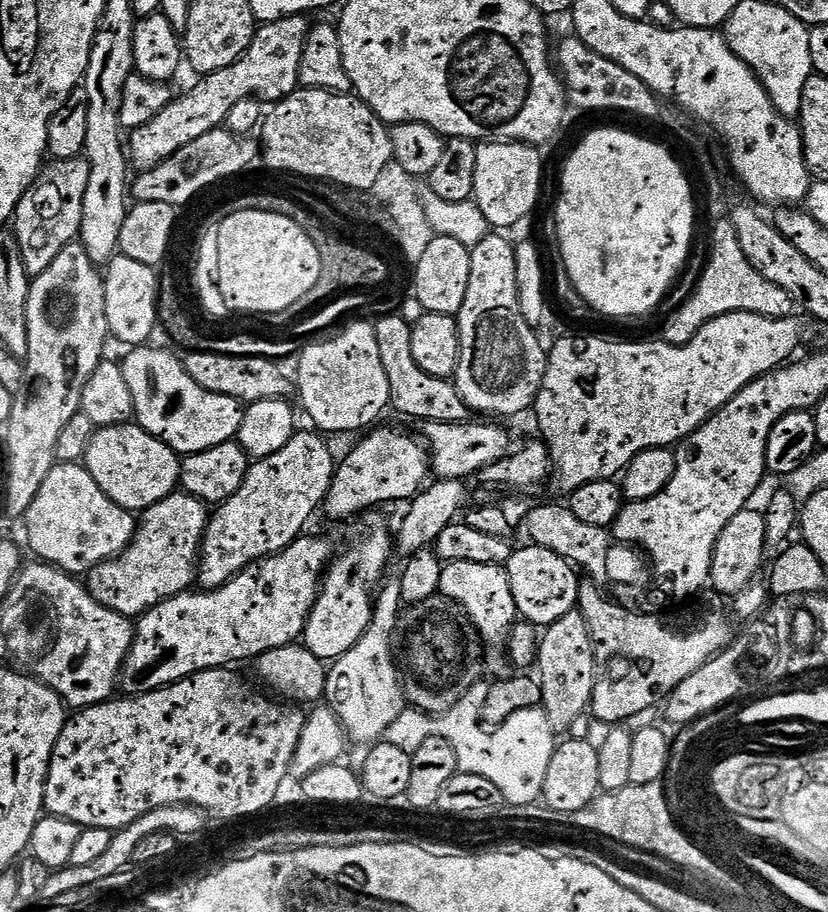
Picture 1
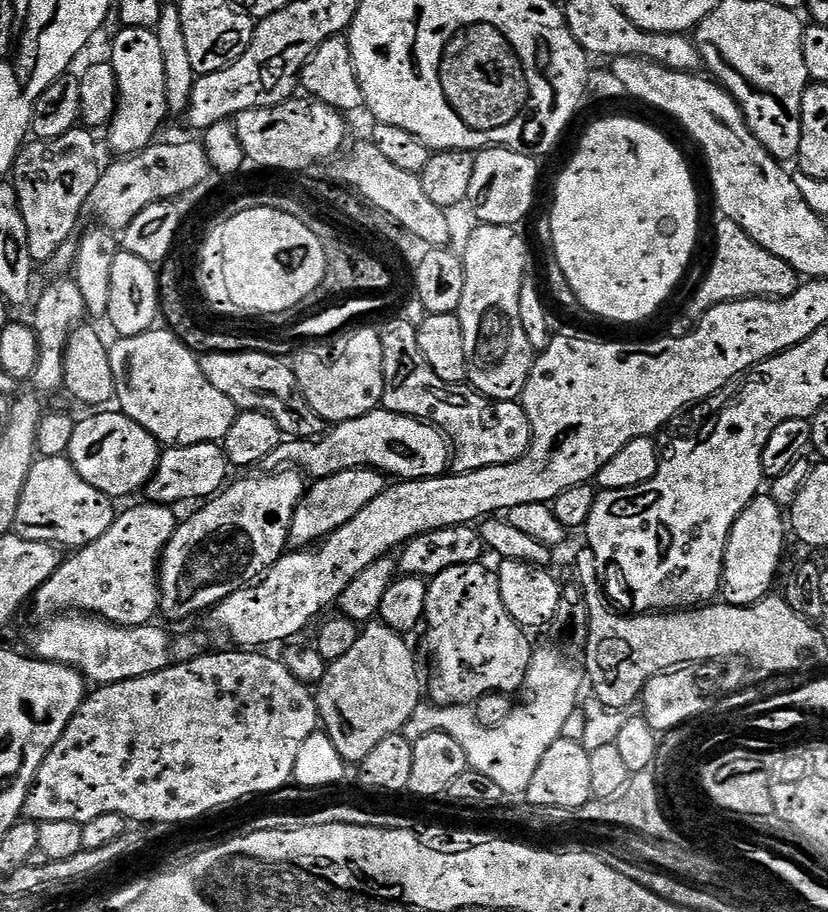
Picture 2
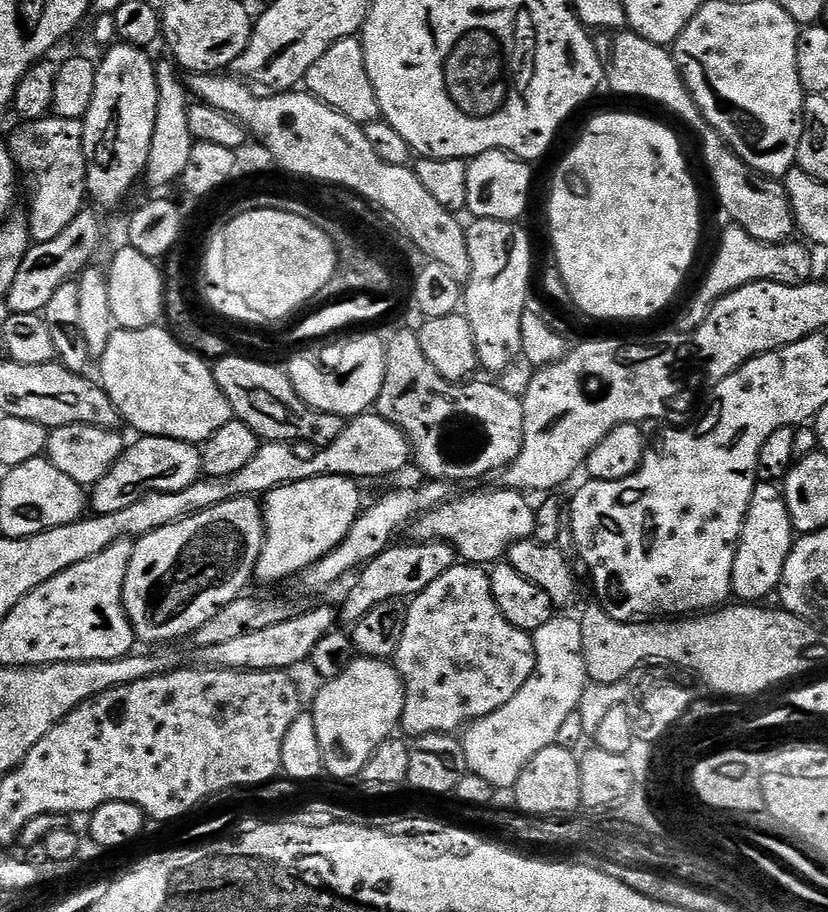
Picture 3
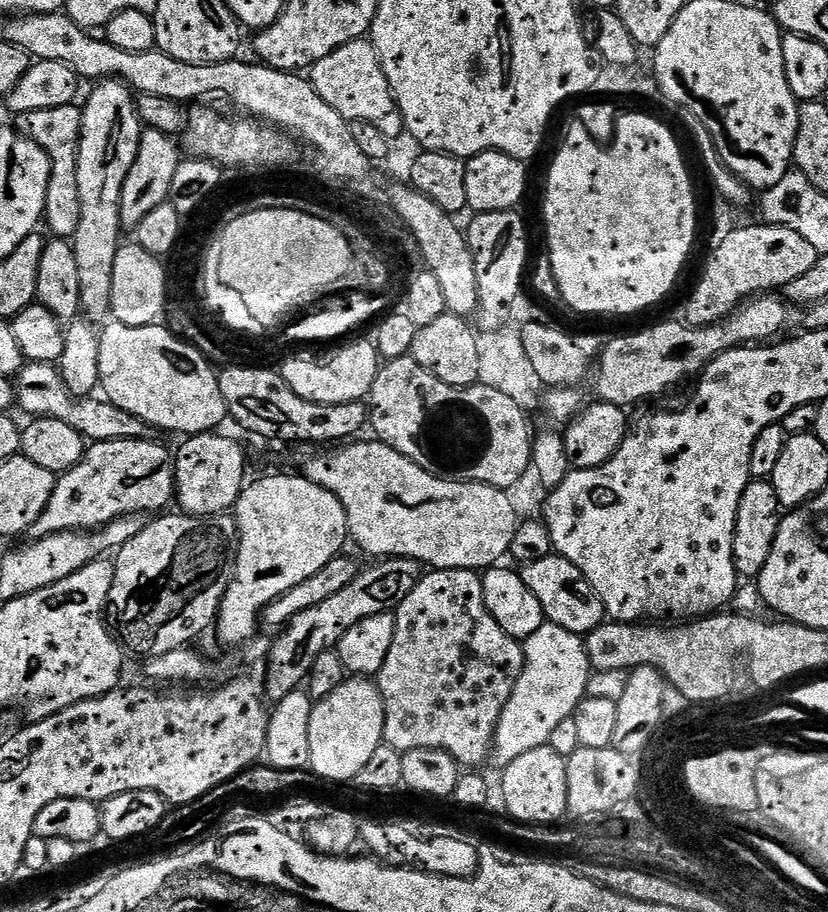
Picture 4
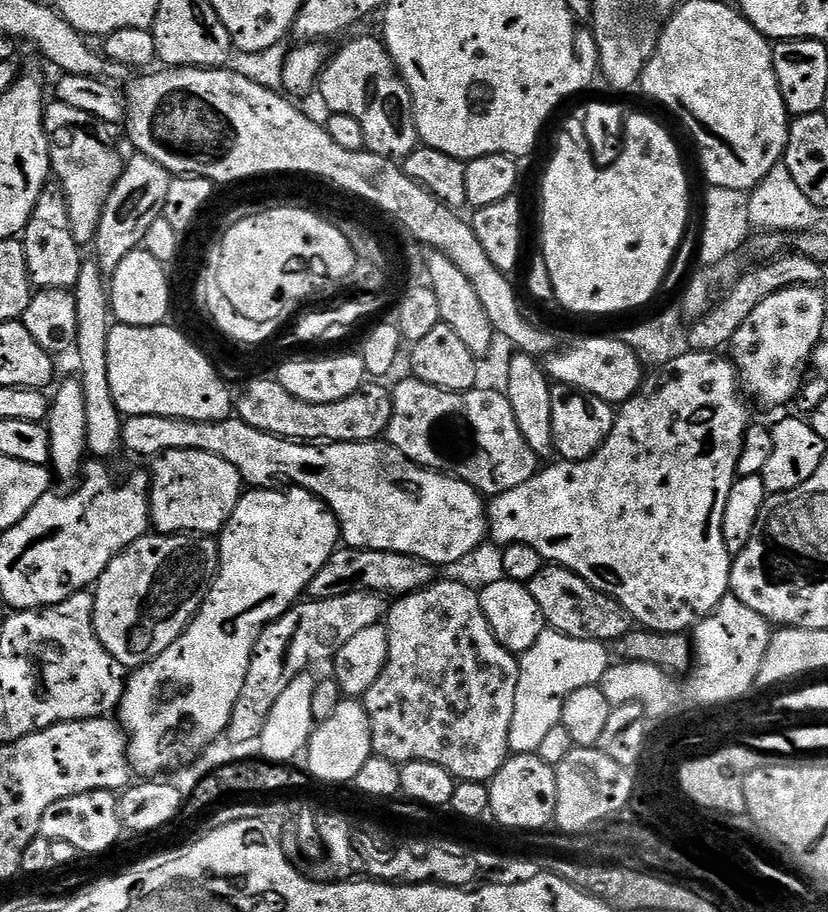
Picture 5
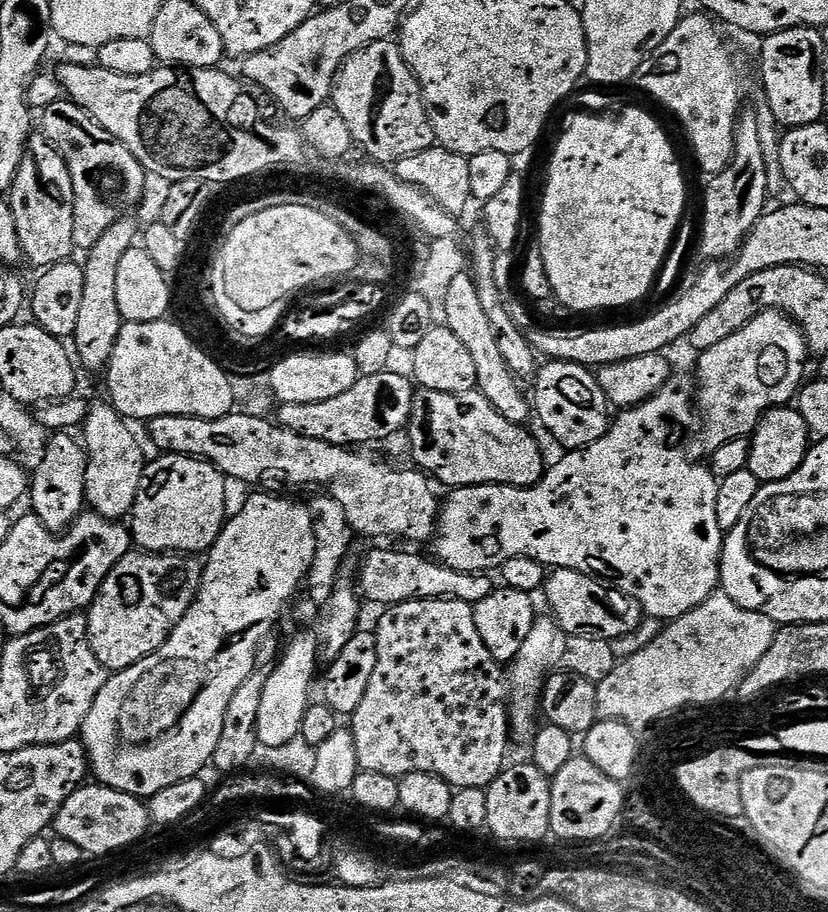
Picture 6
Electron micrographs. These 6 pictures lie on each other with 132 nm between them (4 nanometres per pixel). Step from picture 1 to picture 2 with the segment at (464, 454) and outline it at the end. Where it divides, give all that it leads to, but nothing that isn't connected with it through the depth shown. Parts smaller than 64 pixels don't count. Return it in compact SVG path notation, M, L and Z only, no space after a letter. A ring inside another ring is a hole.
M381 406L362 414L362 418L350 418L341 424L332 424L323 436L314 440L285 439L278 450L274 450L274 454L264 459L262 468L269 473L291 466L313 481L355 468L372 468L397 481L429 480L449 471L452 453L448 437L435 424L427 420L415 420L412 416L403 416Z

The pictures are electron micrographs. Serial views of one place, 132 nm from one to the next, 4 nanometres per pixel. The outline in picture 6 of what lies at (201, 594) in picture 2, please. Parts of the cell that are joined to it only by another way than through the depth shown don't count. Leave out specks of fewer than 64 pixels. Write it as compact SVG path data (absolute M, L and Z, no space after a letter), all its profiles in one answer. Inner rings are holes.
M133 550L129 552L102 582L100 593L92 607L87 609L88 641L102 666L115 674L134 666L142 658L154 654L168 640L172 628L182 622L186 610L196 600L200 583L204 577L204 564L192 554L161 554Z

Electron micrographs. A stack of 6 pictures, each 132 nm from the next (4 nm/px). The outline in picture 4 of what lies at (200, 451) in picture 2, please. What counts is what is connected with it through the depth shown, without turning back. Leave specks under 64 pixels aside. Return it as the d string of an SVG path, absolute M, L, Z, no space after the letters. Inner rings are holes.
M155 439L95 441L82 462L57 479L56 495L30 529L31 539L59 532L91 532L123 516L163 513L176 494L176 461L171 451L156 443Z

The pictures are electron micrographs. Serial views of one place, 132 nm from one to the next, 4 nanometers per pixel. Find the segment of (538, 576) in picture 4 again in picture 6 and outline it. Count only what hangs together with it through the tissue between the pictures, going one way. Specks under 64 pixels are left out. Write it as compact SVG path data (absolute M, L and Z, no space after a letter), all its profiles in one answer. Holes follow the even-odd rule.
M557 568L547 577L546 593L550 615L556 619L565 637L588 636L592 640L612 641L638 629L645 618L640 603L610 584L574 570Z

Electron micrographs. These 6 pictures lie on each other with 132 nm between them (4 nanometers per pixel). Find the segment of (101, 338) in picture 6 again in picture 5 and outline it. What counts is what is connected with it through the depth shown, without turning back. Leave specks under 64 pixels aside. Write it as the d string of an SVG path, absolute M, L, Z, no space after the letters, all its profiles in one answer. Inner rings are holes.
M139 154L127 157L124 172L118 178L114 190L110 190L110 198L106 198L106 206L98 222L94 259L101 272L115 272L118 266L122 266L122 258L126 258L126 254L137 251L143 245L146 230L150 230L150 225L163 217L166 194L170 194L173 179L172 173L150 158Z

